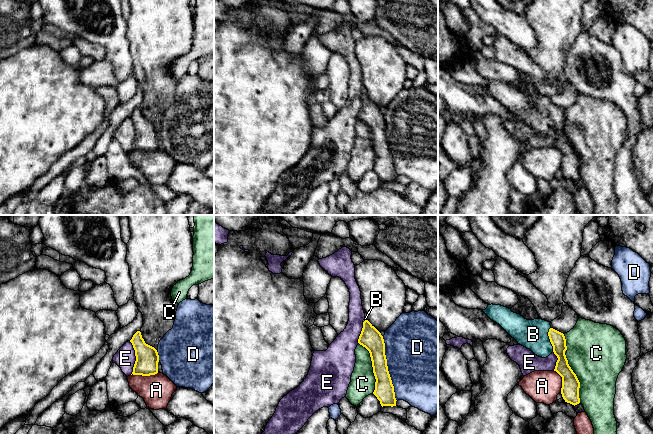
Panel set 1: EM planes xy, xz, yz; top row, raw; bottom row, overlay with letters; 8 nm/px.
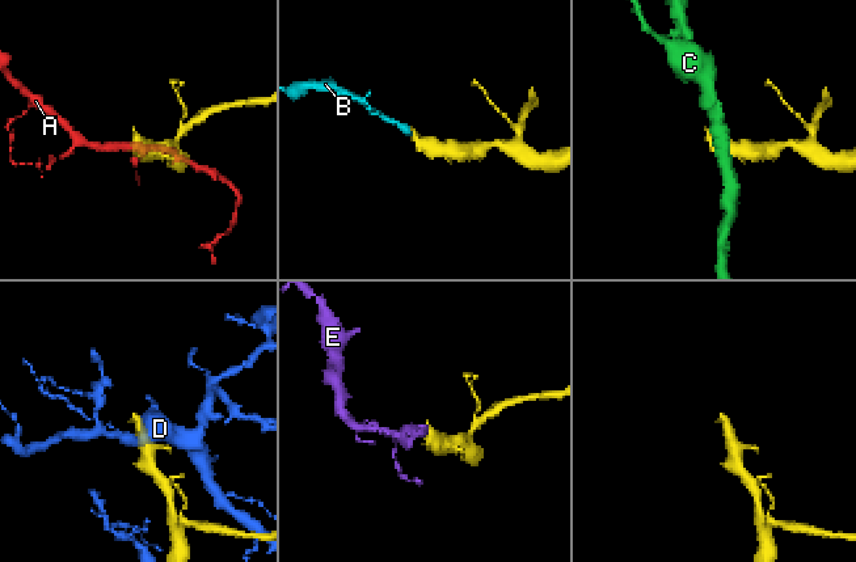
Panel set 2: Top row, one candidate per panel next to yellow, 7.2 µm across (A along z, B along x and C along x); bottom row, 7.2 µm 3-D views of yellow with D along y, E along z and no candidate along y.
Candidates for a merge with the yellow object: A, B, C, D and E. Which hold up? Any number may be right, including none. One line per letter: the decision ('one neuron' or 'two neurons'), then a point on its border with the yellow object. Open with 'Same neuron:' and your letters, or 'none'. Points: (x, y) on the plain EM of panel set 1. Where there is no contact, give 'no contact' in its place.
Same neuron: B
A: two neurons; meets yellow in xy at (144, 151)
B: one neuron; meets yellow in yz at (549, 114)
C: two neurons; meets yellow in xz at (373, 144)
D: two neurons; meets yellow in xz at (387, 145)
E: two neurons; meets yellow in xy at (136, 134)

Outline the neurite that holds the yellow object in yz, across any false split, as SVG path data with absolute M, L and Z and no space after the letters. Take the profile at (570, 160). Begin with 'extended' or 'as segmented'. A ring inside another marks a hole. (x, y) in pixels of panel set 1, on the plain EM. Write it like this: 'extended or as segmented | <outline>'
extended | M488 81L483 88L499 100L518 120L530 125L535 131L546 134L554 129L558 134L554 147L562 153L563 175L574 182L580 179L580 158L568 140L565 131L566 115L563 109L553 105L548 97L527 96L501 81Z

